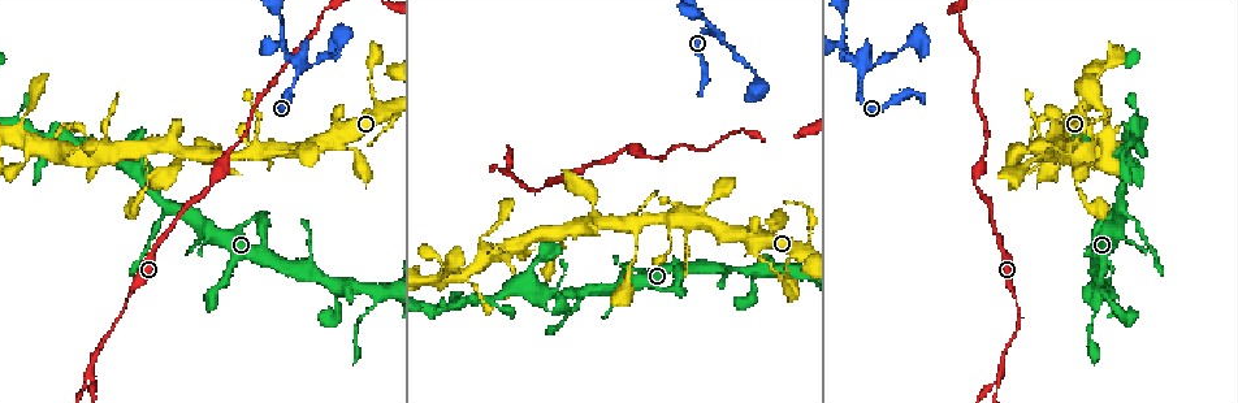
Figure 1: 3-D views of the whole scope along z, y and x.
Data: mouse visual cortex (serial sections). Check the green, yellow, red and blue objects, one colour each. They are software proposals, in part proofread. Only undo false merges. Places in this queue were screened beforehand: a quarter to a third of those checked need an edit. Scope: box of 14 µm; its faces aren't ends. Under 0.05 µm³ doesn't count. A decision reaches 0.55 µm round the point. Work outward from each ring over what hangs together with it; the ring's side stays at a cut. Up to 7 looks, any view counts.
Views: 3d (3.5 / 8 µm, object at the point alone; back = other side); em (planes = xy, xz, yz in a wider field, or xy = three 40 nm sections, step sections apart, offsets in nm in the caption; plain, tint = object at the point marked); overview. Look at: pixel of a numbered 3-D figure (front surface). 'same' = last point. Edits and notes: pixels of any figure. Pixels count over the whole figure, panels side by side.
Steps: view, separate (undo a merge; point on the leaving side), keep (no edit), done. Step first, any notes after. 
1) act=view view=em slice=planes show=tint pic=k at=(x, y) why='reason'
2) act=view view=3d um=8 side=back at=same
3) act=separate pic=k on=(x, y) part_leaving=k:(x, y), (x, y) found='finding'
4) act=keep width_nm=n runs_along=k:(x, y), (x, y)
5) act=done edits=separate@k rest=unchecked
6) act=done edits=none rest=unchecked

act=view view=3d um=3.5 side=back pic=1 at=(506, 172) why='side arm on a straight run'

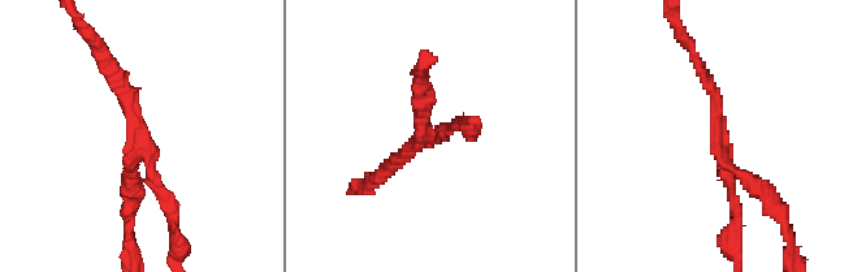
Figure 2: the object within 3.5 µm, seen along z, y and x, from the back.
act=view view=em slice=xy step=2 show=tint pic=2 at=(142, 150) arms=3 arm_widths_nm=150,150,250

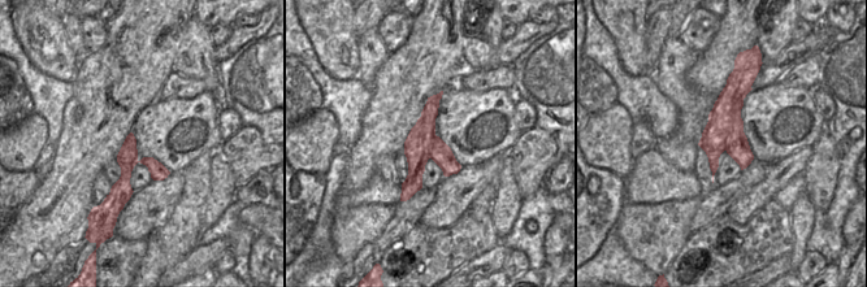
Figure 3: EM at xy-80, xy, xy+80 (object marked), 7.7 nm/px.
act=separate pic=2 on=(416, 103) border=3:(742, 99), (733, 108), (725, 149) found='a second cell is stuck on'

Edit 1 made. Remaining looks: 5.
act=view view=3d um=3.5 pic=1 at=(299, 271)

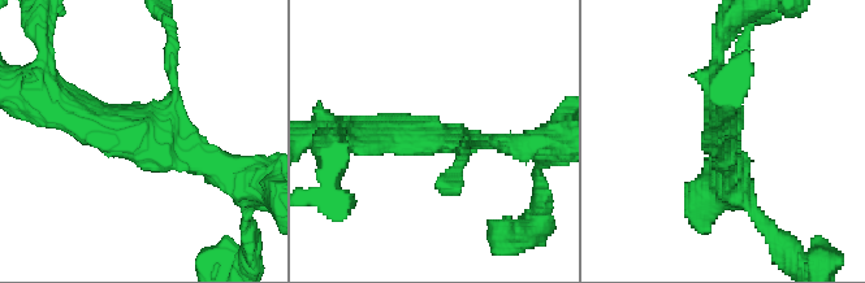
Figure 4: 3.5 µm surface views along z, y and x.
act=view view=em slice=xy step=5 show=tint pic=4 at=(436, 138) why='need the tissue'

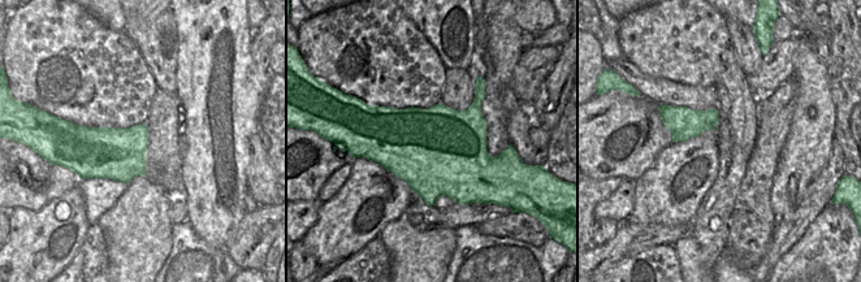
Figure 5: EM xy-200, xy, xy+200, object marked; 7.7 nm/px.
act=keep runs_along=4:(66, 104), (226, 164) found='one cell here'

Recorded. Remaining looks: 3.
act=view view=3d um=3.5 pic=1 at=(865, 68) why='abrupt turn'

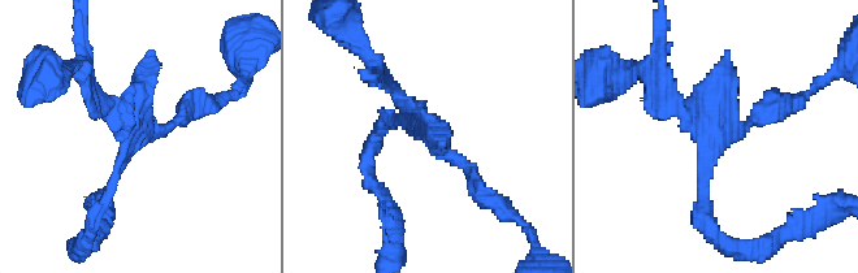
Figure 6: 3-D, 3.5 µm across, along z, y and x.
act=view view=em slice=xy step=1 show=tint pic=6 at=(129, 143)

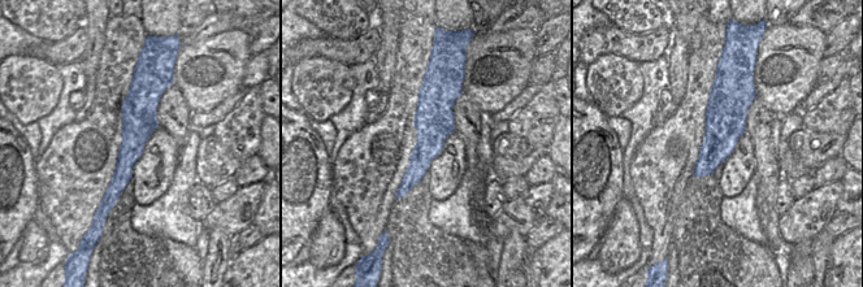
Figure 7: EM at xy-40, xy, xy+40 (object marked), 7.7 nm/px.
act=view view=em slice=xy step=5 show=tint at=same why='cut it another way'

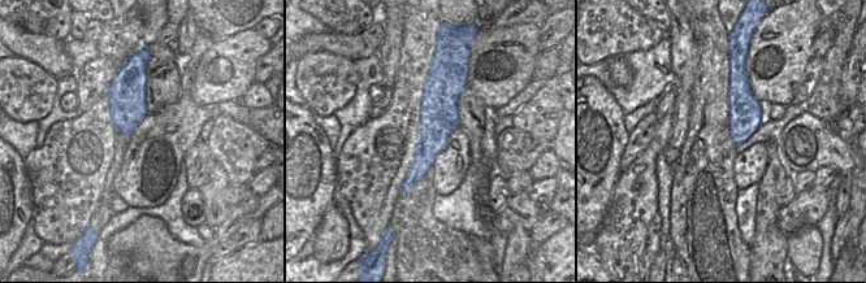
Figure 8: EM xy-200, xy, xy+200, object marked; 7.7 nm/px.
act=keep found='one cell here'

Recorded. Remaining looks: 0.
act=done edits=separate@2 rest=unchecked

